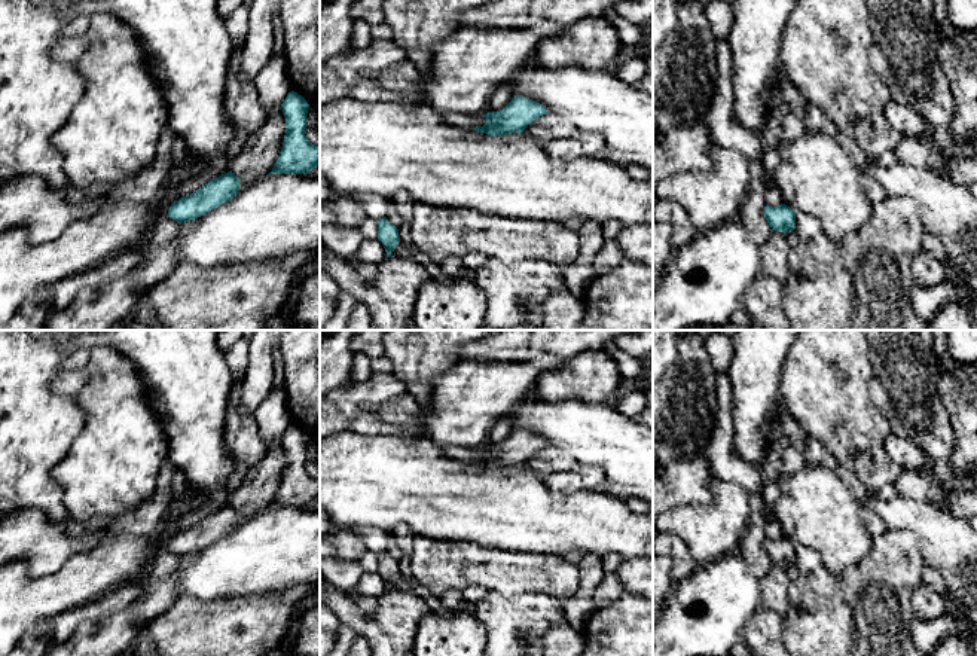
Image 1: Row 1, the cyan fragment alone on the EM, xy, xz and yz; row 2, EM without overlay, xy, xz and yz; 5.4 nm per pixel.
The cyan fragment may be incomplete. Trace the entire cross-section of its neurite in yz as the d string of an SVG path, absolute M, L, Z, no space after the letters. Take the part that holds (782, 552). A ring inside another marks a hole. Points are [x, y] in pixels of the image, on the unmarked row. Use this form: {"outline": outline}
{"outline": "M766 537L764 550L770 558L772 564L787 567L796 562L796 544L793 544L785 537L781 537L778 540L772 540Z"}

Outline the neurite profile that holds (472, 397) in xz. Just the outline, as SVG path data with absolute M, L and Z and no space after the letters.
M540 354L531 361L500 363L500 361L461 361L449 372L437 376L433 384L430 409L424 412L418 402L407 393L382 405L375 415L385 422L412 427L422 427L427 440L440 446L482 448L492 427L509 418L512 411L534 393L541 375L559 369L567 358L555 354Z

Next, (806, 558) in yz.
M796 544L796 565L800 576L807 576L819 564L821 556L815 550Z

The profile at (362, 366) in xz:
M354 354L351 364L351 381L358 385L364 384L372 378L372 360L363 354Z

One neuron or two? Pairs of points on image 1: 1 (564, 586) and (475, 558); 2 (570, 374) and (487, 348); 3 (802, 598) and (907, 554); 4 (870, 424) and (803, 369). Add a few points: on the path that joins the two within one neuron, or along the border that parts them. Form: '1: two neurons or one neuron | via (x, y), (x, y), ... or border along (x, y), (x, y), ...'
1: one neuron | via (542, 576), (507, 573), (497, 568)
2: two neurons | border along (601, 350), (579, 351), (567, 359)
3: one neuron | via (829, 586), (872, 589), (881, 580)
4: one neuron | via (854, 420), (820, 386)

